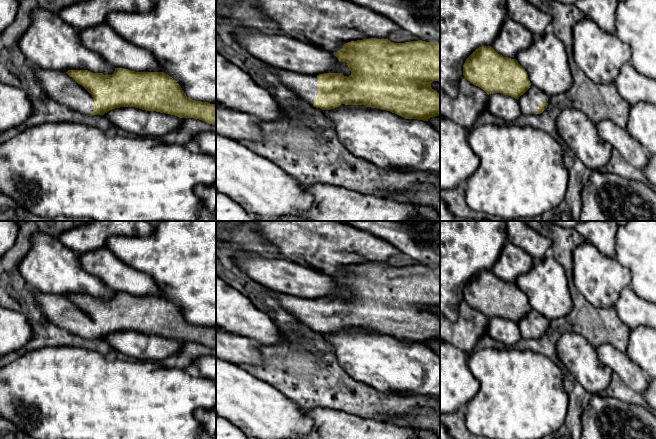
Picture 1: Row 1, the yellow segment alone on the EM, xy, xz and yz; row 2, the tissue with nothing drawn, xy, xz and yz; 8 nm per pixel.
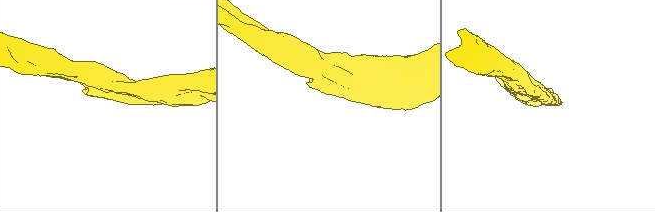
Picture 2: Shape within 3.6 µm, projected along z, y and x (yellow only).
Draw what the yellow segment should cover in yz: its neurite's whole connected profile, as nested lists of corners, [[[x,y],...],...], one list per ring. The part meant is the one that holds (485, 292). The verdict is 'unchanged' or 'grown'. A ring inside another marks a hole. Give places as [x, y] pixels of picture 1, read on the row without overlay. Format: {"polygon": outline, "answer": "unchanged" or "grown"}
{"polygon": [[[491,270],[479,271],[466,283],[463,300],[488,319],[501,317],[514,321],[518,324],[520,335],[524,339],[541,338],[547,332],[550,321],[530,307],[527,296],[517,284],[503,281]]], "answer": "grown"}

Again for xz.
{"polygon": [[[371,262],[348,266],[333,278],[339,285],[347,287],[351,295],[349,301],[342,297],[304,299],[290,294],[281,294],[274,290],[270,290],[269,293],[298,321],[322,334],[335,333],[345,328],[383,333],[405,343],[428,345],[430,341],[440,340],[440,317],[431,311],[433,305],[440,305],[440,266],[431,267],[418,264],[394,267],[388,263]]], "answer": "grown"}

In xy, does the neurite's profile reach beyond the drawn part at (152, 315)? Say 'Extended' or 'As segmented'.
Extended

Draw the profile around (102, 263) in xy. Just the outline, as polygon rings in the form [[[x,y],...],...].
[[[103,247],[79,255],[82,267],[115,292],[135,296],[164,296],[155,280],[119,260]]]

